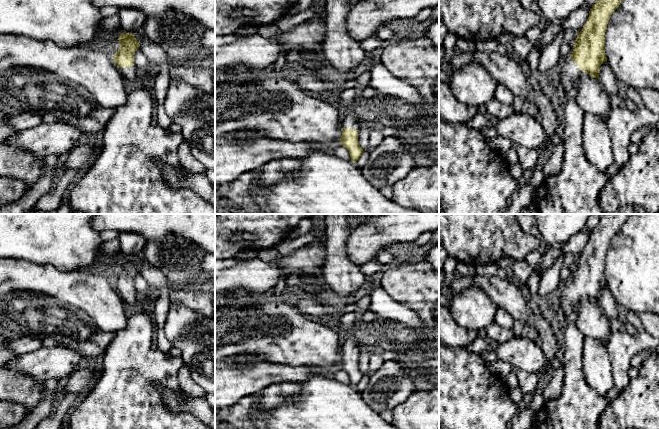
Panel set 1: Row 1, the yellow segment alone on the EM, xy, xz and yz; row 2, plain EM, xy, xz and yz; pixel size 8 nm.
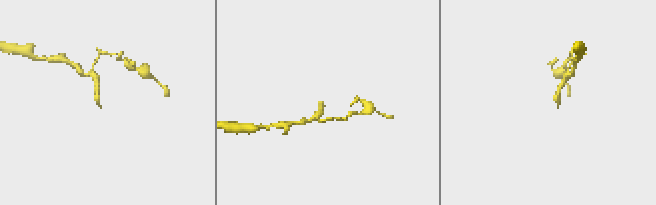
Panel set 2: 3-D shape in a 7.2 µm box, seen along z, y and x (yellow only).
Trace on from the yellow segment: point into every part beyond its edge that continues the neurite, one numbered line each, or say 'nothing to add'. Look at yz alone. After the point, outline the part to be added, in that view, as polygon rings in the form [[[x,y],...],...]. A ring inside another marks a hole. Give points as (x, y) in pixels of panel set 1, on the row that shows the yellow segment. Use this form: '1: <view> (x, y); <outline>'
1: yz (567, 74); [[[568,58],[562,61],[555,71],[554,81],[552,84],[552,94],[556,101],[564,101],[570,96],[582,71],[576,63]]]

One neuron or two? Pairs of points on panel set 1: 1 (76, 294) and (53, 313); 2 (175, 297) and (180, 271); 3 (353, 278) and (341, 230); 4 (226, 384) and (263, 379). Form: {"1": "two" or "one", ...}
{"1": "two", "2": "two", "3": "one", "4": "one"}

